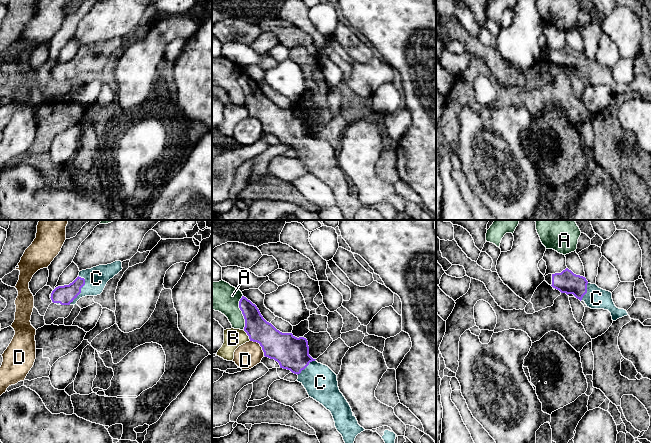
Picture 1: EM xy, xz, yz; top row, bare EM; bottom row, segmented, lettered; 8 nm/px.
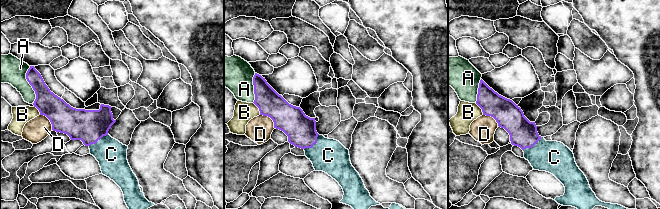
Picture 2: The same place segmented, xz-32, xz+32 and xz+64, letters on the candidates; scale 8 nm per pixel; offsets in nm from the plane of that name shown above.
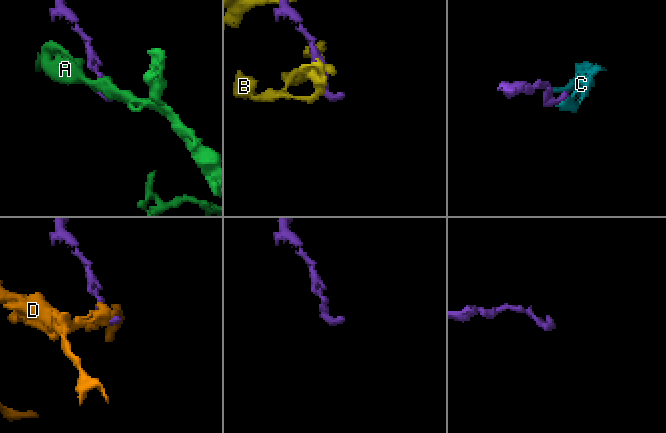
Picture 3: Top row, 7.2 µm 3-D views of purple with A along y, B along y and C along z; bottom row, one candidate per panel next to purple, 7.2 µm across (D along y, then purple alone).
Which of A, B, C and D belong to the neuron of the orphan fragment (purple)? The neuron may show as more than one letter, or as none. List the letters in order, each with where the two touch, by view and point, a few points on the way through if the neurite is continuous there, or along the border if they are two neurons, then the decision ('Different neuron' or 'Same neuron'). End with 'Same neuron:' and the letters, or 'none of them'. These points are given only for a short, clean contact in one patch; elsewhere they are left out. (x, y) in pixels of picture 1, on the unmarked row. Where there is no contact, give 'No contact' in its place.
A: Touches purple at xz (242, 88). Different neuron
B: Touches purple at xz (247, 110). Boundary: xz (243, 106), (250, 116). Different neuron
C: Touches purple at xy (80, 67). Same neuron
D: Touches purple at xz (260, 121). Different neuron
Same neuron: C

